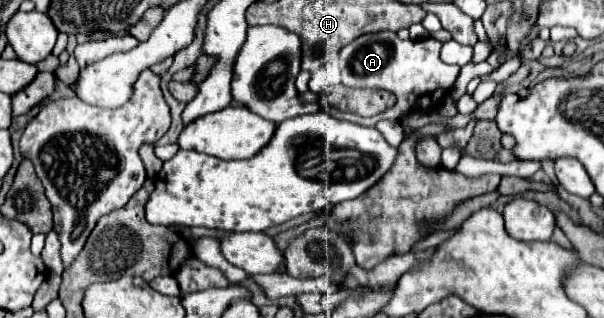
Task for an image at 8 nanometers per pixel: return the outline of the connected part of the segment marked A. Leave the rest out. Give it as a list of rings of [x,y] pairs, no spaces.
[[[394,31],[370,33],[356,37],[340,51],[342,83],[350,87],[378,87],[396,95],[396,105],[378,115],[380,119],[398,119],[412,109],[434,109],[444,93],[454,85],[460,67],[448,65],[440,59],[442,43],[438,39],[400,39]]]

